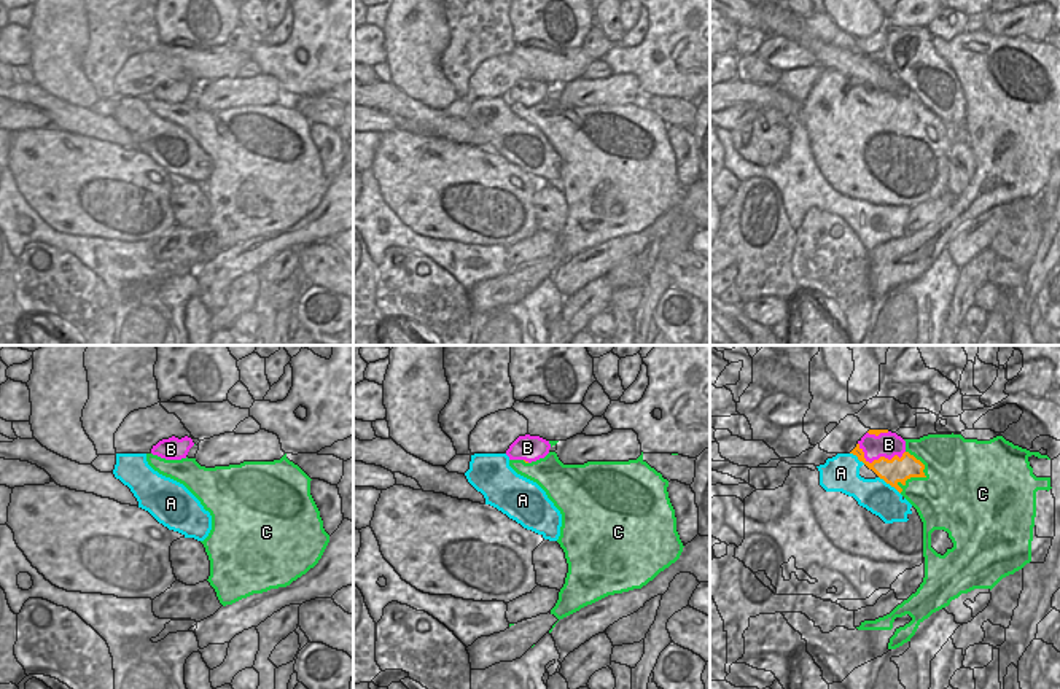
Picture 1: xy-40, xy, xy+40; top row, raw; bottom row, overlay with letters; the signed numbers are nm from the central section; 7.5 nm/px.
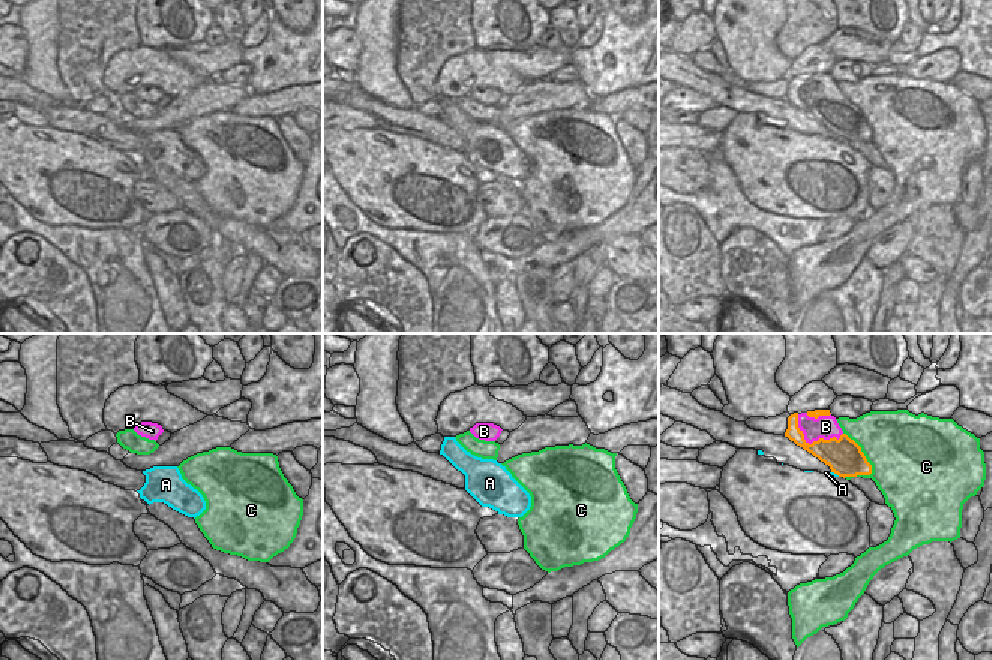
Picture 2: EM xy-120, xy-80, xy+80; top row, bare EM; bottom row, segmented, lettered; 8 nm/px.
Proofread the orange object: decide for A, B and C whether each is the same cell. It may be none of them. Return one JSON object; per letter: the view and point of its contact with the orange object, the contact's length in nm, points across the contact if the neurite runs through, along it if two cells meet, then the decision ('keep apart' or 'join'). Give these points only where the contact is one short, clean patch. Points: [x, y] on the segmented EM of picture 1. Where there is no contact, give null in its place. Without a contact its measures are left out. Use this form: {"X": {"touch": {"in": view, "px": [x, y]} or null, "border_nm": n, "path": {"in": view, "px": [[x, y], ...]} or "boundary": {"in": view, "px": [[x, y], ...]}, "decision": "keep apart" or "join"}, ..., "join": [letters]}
{"A": {"touch": {"in": "xy+40", "px": [890, 484]}, "border_nm": 220, "decision": "join"}, "B": {"touch": {"in": "xy+40", "px": [879, 459]}, "border_nm": 360, "boundary": {"in": "xy+40", "px": [[858, 443], [869, 462], [900, 457], [904, 451]]}, "decision": "keep apart"}, "C": {"touch": {"in": "xy+40", "px": [922, 476]}, "border_nm": 320, "decision": "keep apart"}, "join": ["A"]}

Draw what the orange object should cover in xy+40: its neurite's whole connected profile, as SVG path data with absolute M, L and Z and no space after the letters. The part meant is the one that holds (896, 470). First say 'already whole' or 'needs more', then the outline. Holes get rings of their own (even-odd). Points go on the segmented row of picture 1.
needs more; M859 444L850 453L837 453L816 468L820 485L826 492L853 496L859 506L879 516L885 524L907 522L907 516L912 514L912 504L901 495L902 489L898 484L906 485L910 477L926 477L925 465L909 452L904 452L901 458L898 455L891 460L880 457L869 463ZM863 465L877 477L861 477Z

